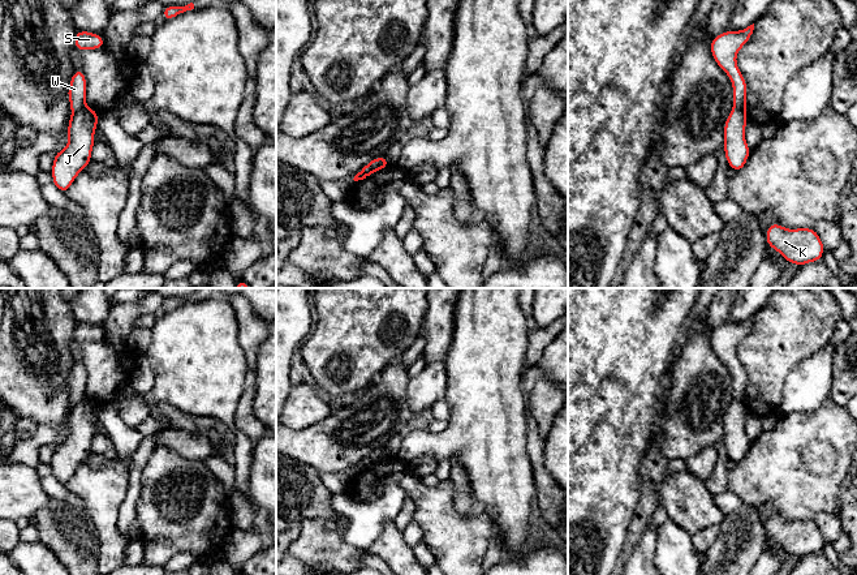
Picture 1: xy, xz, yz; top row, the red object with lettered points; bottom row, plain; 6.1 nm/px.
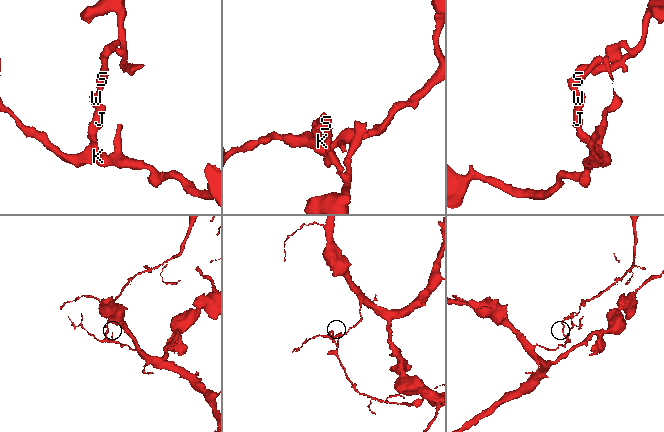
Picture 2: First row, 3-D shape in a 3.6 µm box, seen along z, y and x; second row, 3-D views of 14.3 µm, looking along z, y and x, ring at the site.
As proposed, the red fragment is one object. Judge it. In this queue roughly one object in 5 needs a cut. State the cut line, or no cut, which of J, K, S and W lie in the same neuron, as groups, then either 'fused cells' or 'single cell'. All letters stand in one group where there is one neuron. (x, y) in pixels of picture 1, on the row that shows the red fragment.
cut in xy along (85, 104), (72, 115); J K / S W; fused cells

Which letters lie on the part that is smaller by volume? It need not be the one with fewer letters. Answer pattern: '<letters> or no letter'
S, W

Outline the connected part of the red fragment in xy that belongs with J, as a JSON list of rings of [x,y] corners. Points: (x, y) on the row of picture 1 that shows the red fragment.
[[[86,106],[74,112],[68,123],[68,145],[63,151],[55,153],[52,181],[65,194],[77,175],[91,162],[98,117],[99,112]]]

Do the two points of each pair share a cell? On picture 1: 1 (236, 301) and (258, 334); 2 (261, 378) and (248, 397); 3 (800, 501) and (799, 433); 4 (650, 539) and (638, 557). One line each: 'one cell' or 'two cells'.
1: one cell
2: two cells
3: one cell
4: one cell

